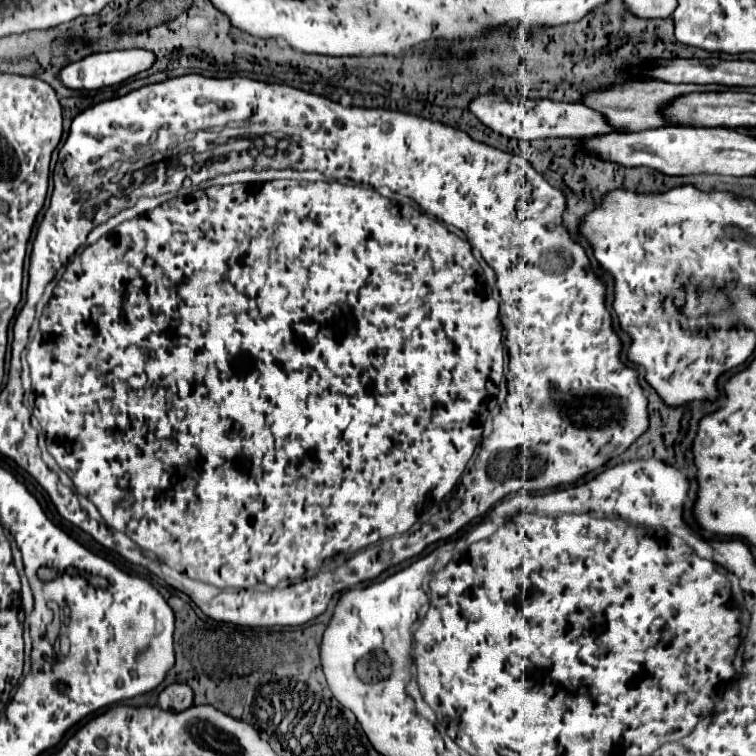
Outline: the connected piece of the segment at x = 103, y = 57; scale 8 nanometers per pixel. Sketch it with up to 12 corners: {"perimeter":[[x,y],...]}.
{"perimeter":[[146,49],[90,53],[60,71],[70,89],[122,83],[154,65]]}

